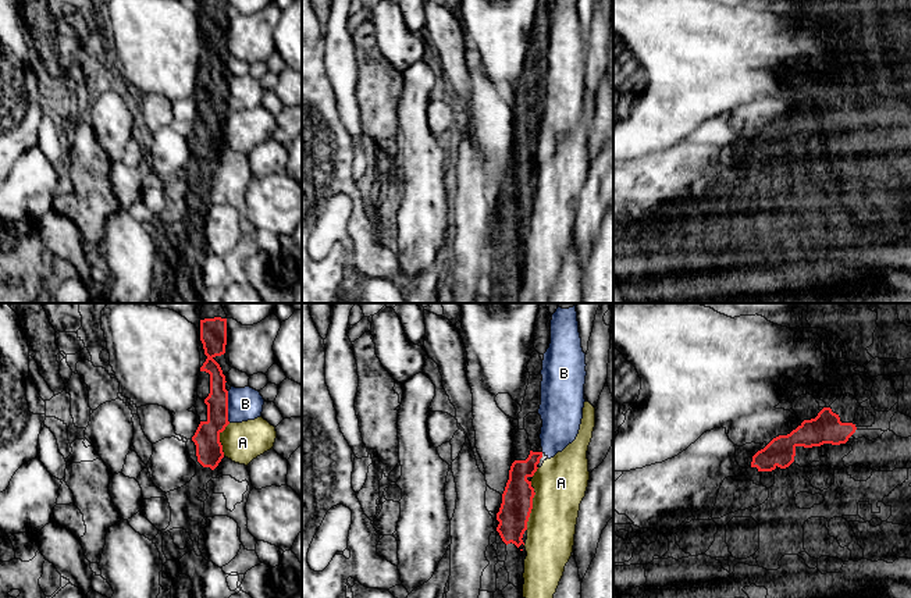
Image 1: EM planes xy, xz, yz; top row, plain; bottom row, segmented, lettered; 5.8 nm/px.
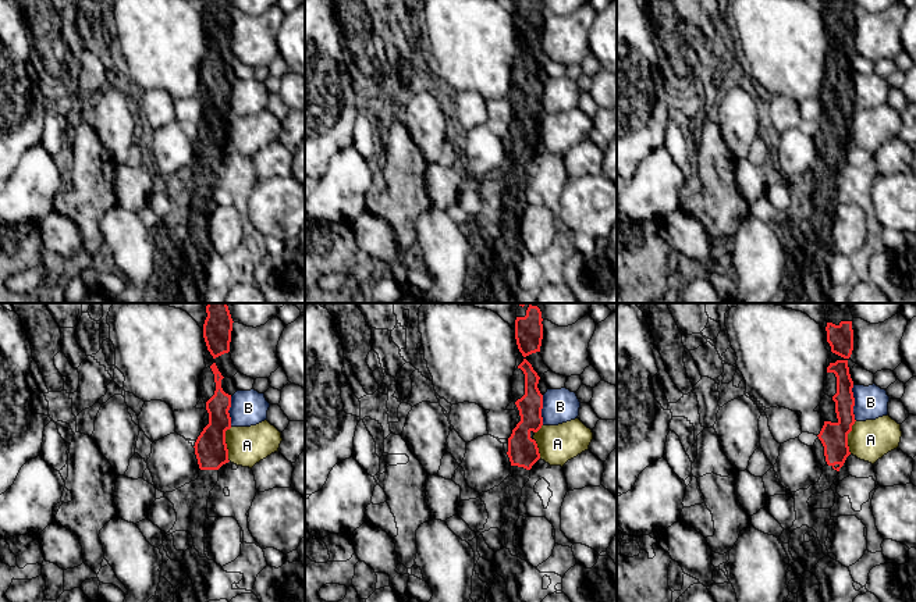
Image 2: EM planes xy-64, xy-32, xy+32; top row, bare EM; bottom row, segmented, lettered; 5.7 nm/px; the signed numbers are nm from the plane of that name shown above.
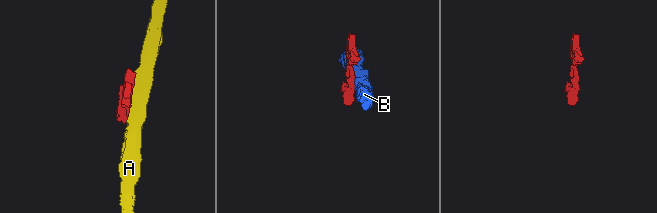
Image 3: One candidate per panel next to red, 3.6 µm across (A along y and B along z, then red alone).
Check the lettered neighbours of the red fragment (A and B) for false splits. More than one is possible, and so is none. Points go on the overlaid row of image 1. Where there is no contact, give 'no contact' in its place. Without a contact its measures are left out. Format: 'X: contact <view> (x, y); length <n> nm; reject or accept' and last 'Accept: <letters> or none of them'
A: contact xz (531, 505); length 280 nm; reject
B: contact xy (227, 406); length 180 nm; reject
Accept: none of them

